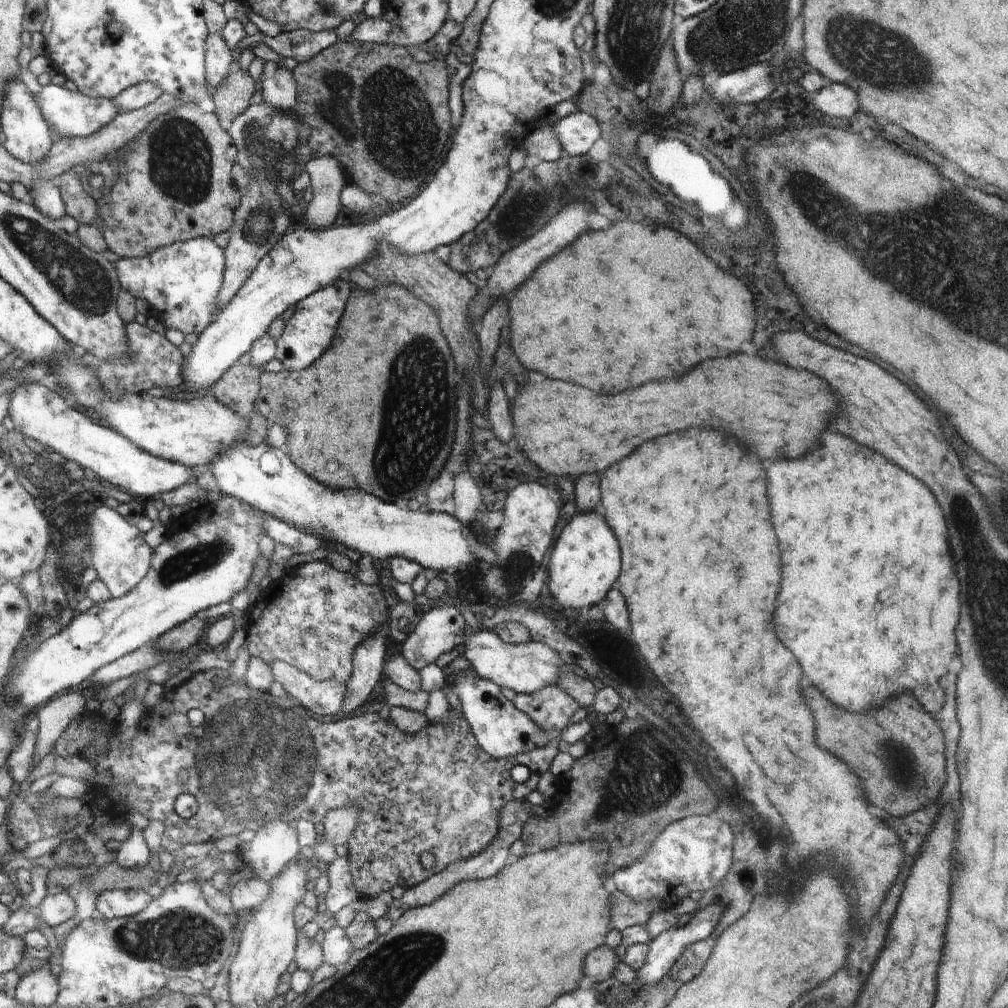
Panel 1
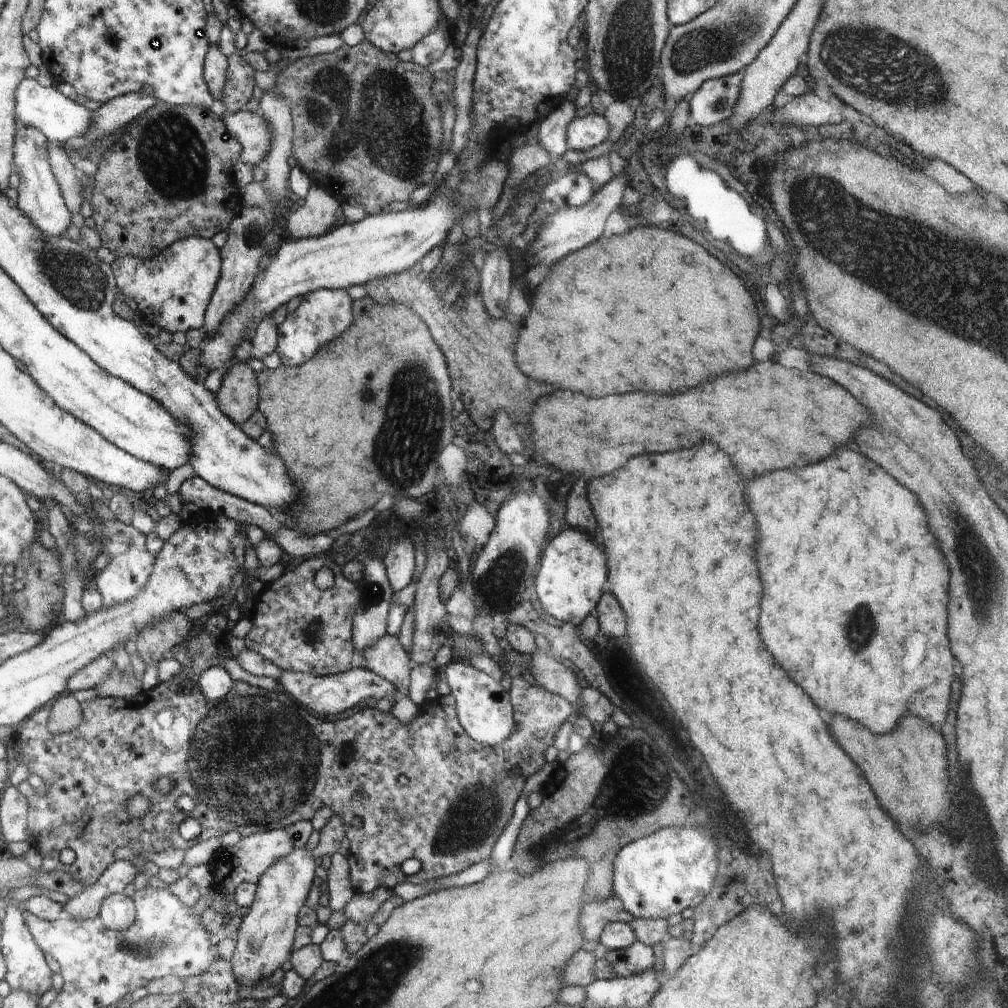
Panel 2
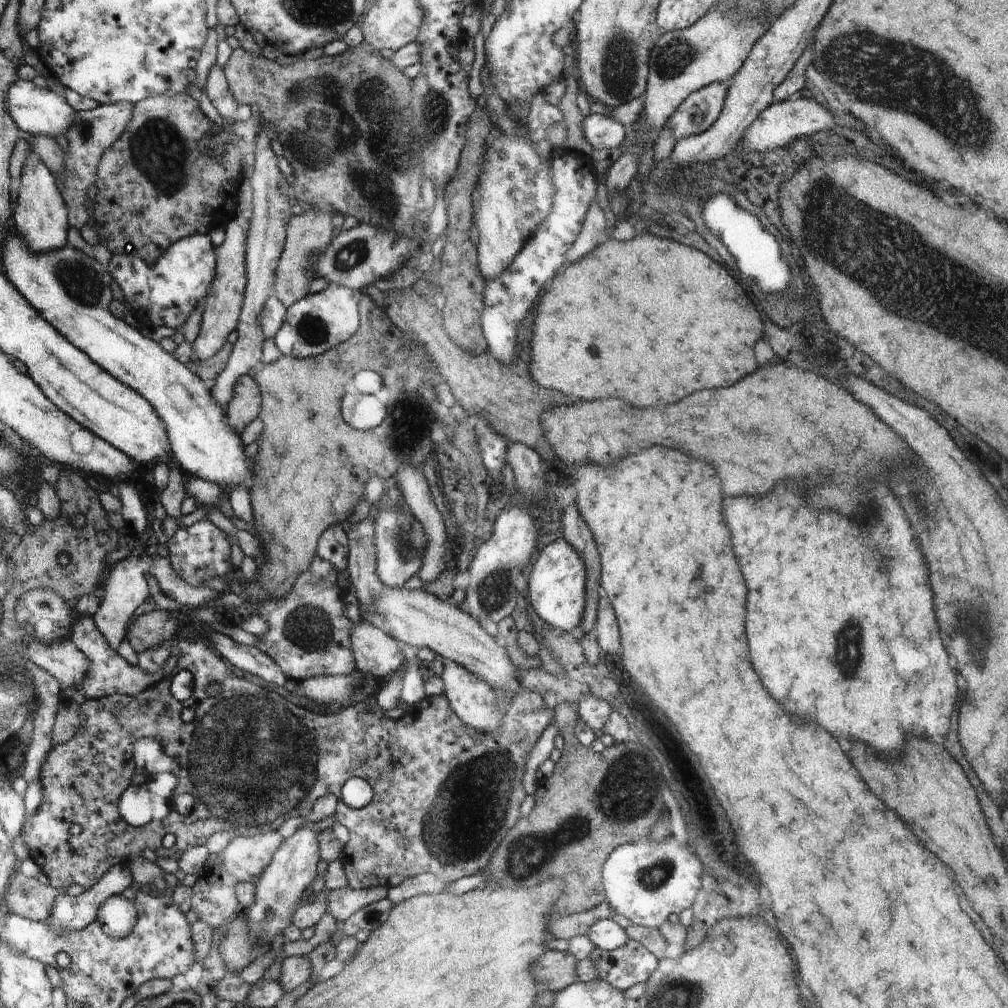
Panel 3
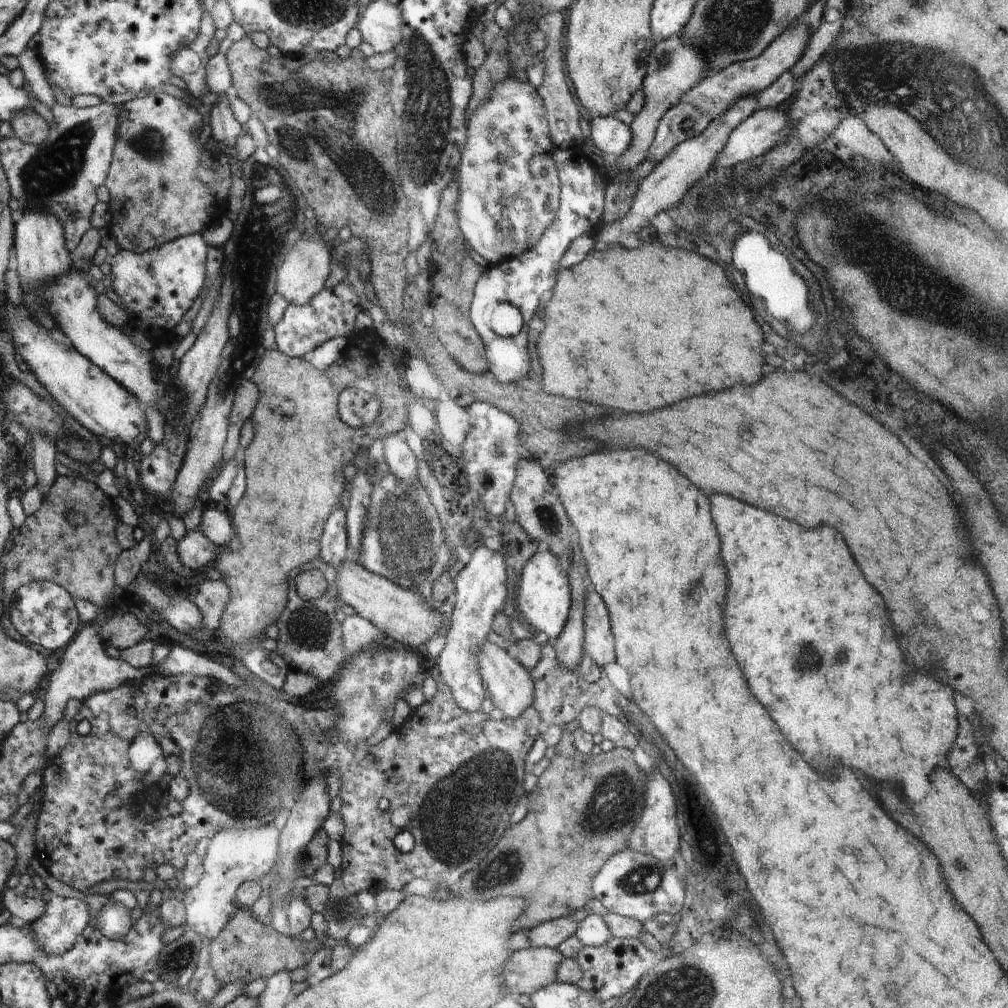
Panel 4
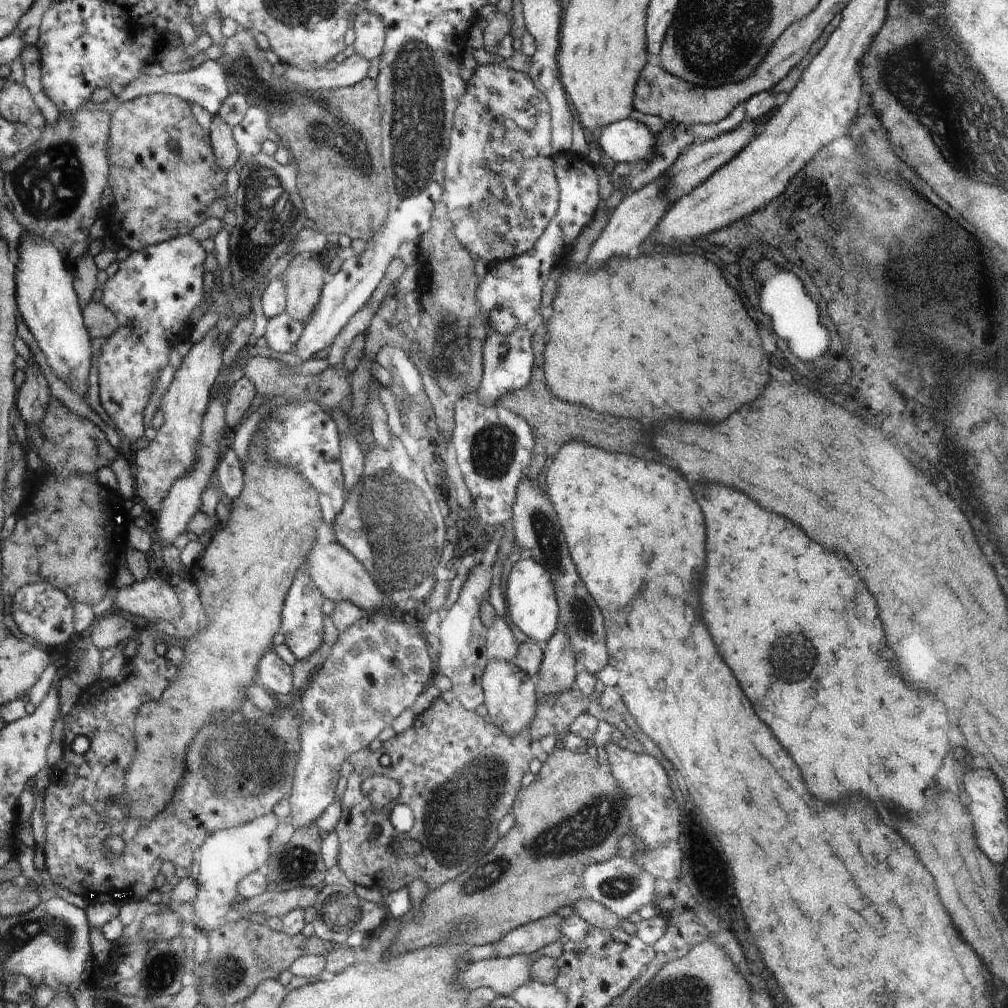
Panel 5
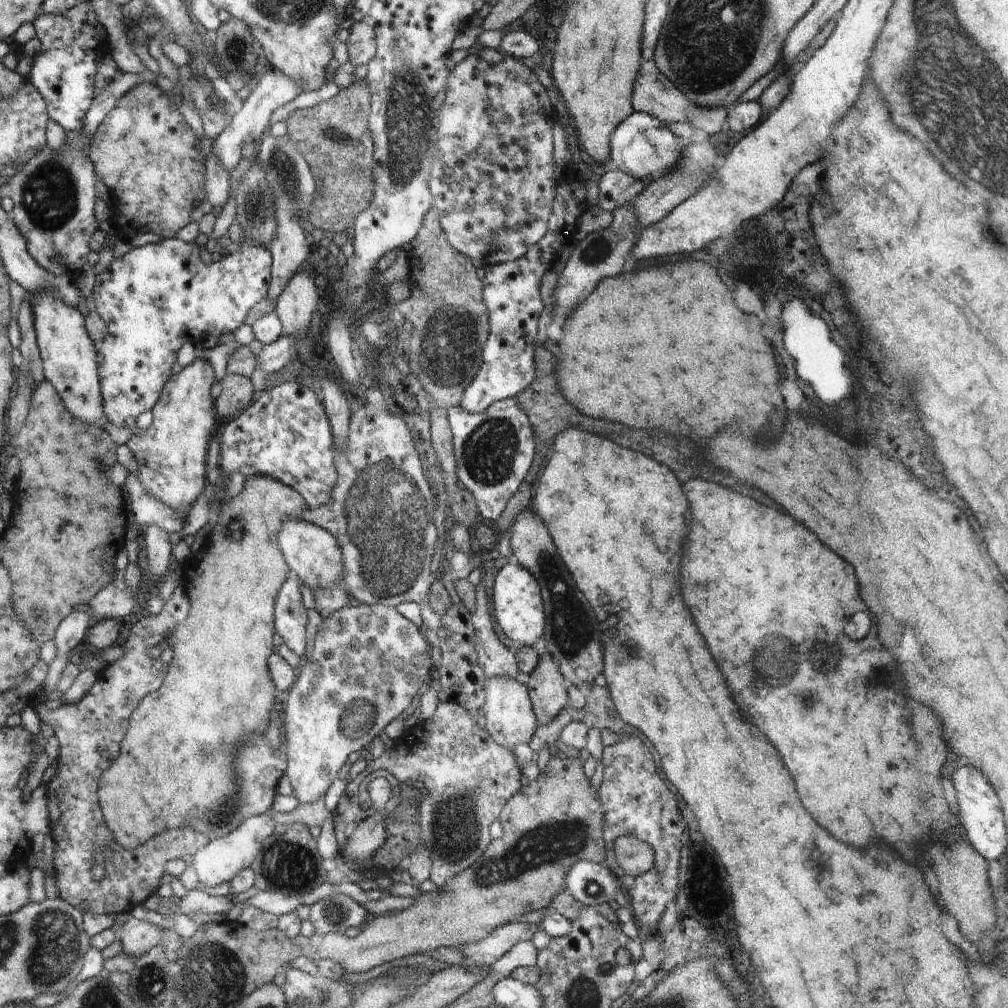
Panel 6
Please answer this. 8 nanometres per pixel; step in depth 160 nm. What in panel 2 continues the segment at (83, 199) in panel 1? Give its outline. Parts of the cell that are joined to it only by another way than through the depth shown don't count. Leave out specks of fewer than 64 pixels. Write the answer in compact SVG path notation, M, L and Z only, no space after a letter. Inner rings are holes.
M50 144L47 146L49 161L57 176L57 183L64 194L64 202L69 205L70 210L80 214L82 208L82 185L75 172L75 167L70 161L62 144Z

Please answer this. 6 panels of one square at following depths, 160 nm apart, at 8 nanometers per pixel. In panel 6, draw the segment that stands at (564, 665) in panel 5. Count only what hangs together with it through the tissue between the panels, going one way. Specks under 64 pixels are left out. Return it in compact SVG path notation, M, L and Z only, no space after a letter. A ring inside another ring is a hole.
M541 656L536 669L524 682L533 701L534 713L537 714L538 726L552 722L564 708L568 707L568 696L564 688L565 680L550 656Z

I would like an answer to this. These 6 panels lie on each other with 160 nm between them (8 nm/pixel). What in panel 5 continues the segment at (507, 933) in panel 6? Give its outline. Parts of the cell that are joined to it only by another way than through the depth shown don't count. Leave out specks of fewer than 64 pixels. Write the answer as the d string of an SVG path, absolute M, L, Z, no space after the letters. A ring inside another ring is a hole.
M558 914L546 916L514 928L507 936L502 936L496 942L496 956L534 955L540 949L561 938L561 923L563 918Z

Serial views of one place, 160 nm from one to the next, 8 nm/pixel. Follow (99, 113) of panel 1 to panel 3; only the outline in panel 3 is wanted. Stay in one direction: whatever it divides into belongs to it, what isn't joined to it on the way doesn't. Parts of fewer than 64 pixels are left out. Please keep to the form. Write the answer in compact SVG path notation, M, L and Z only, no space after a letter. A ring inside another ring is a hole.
M18 79L15 84L10 86L6 105L9 116L16 122L17 128L30 136L38 134L52 137L58 136L58 134L66 135L66 130L74 124L74 118L76 118L76 111L68 106L68 102L62 96L50 89L36 88L32 81L26 82L22 79Z

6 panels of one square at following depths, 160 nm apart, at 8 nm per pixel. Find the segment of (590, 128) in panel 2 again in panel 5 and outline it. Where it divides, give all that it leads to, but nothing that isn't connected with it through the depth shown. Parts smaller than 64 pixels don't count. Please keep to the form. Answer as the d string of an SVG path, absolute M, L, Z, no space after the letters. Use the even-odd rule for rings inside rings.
M626 118L610 124L597 132L600 148L618 164L638 164L656 156L661 147L660 140L654 140L654 134L644 123Z

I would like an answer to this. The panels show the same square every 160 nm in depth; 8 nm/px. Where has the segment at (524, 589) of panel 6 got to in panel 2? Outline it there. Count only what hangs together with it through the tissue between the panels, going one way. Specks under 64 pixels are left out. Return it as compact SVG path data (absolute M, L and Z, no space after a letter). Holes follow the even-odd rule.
M576 528L562 531L546 545L542 555L541 571L535 584L542 608L554 618L578 627L596 608L606 582L606 572L606 556L588 534Z

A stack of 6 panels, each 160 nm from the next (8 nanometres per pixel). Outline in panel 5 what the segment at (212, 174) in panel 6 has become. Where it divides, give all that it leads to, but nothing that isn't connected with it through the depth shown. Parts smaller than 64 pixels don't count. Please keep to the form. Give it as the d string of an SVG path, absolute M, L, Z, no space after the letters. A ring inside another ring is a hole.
M215 115L212 120L212 126L208 131L210 132L210 136L213 137L216 162L223 171L228 172L229 169L237 164L240 158L236 142L232 138L232 128Z

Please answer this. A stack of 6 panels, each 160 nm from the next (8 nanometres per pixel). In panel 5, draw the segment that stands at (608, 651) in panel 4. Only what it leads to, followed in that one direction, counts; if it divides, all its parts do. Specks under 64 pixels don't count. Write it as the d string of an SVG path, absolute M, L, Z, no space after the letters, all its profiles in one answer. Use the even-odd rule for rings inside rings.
M528 477L521 481L517 489L513 519L516 547L522 549L525 556L529 556L537 564L544 566L553 580L553 585L556 586L557 604L560 606L557 628L566 632L577 667L592 675L600 672L608 662L608 652L604 646L604 638L606 638L604 620L602 620L600 608L596 606L584 582L580 580L574 562L570 560L570 552L566 548L560 522L556 518L556 512L548 496L542 492L542 483L528 480Z

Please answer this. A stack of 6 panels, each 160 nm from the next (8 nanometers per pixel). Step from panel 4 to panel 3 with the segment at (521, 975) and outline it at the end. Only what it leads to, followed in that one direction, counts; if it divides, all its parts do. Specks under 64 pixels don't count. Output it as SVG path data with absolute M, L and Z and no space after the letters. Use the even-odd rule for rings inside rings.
M548 950L546 956L536 966L536 976L540 978L542 988L558 993L567 986L578 982L576 974L577 958L570 951Z

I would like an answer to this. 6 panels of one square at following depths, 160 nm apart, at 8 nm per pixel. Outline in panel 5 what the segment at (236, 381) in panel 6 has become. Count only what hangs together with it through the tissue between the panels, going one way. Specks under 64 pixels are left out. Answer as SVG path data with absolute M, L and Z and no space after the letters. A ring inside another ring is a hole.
M243 377L237 382L234 382L224 414L225 424L228 428L231 428L232 431L236 432L238 426L242 424L242 418L244 418L246 410L250 408L254 396L256 396L254 384L252 384L248 378Z

